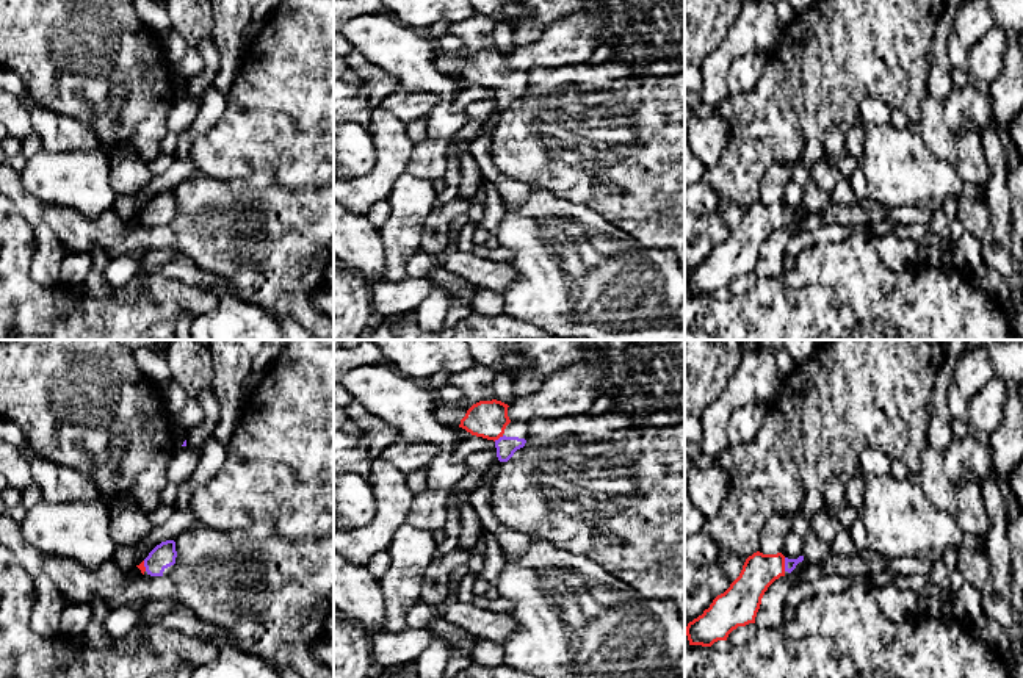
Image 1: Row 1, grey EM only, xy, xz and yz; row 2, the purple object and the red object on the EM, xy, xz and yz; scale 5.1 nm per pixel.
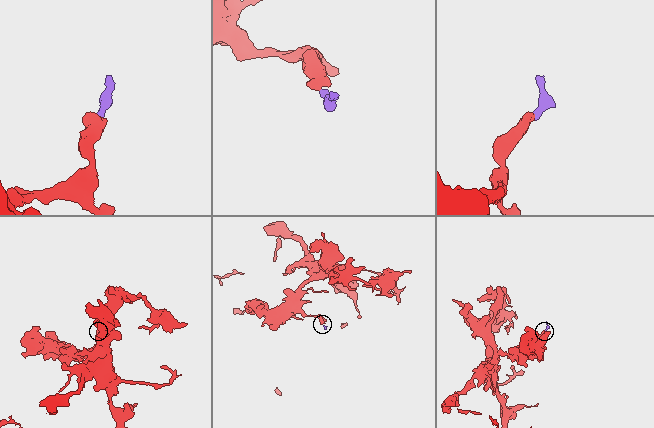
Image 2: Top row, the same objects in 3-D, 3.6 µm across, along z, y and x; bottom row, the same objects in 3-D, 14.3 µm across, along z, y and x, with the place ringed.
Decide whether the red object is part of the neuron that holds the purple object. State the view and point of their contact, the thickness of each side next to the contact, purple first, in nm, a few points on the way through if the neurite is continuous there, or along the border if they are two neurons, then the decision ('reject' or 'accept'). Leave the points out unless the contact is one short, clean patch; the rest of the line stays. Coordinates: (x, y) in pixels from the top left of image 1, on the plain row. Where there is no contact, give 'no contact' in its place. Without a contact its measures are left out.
yz (785, 213) | 60/180 nm | across yz (790, 213), (785, 213), (760, 219) | accept

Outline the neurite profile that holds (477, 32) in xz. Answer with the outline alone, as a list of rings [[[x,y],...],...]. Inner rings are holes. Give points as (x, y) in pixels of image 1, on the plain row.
[[[473,13],[468,19],[457,23],[450,23],[448,33],[457,36],[462,41],[462,49],[457,53],[439,50],[434,66],[440,72],[457,78],[461,69],[473,53],[495,49],[492,39],[495,23],[497,22],[493,19],[481,13]]]

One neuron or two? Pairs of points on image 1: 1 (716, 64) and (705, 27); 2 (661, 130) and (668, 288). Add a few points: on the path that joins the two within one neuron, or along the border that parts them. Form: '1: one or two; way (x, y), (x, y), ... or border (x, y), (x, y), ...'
1: two; border (733, 21), (724, 39), (701, 64)
2: two; border (632, 235), (644, 245), (663, 246), (668, 251)

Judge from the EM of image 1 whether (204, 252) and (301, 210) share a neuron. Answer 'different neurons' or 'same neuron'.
same neuron

